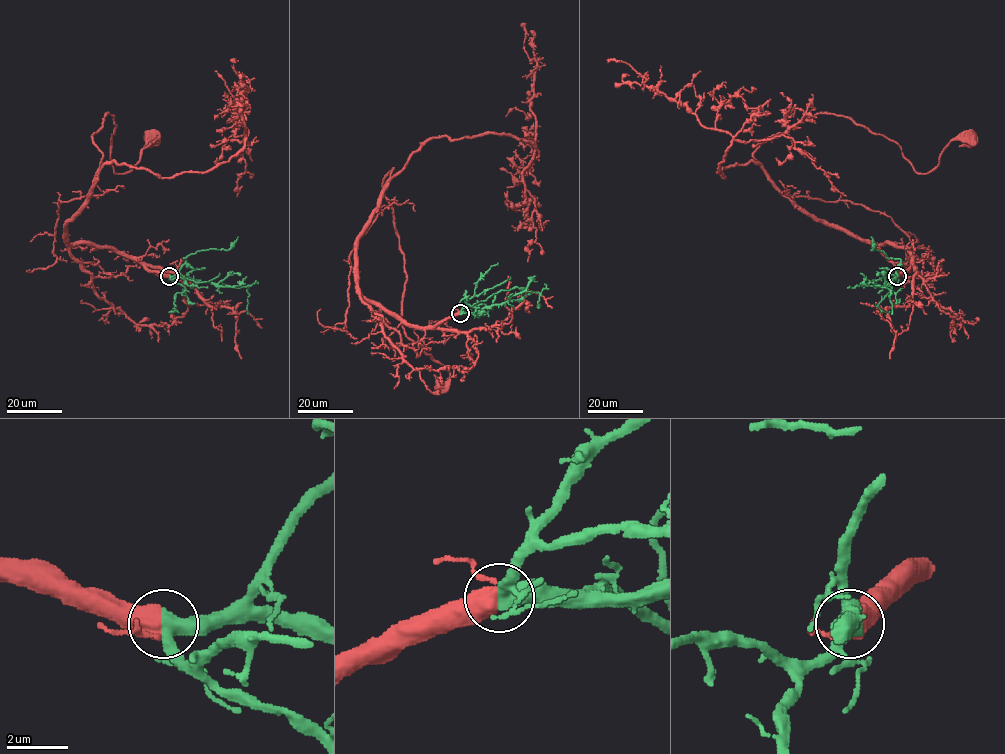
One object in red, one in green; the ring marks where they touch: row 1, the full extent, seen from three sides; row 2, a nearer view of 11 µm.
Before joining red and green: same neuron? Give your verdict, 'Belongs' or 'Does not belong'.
Belongs

